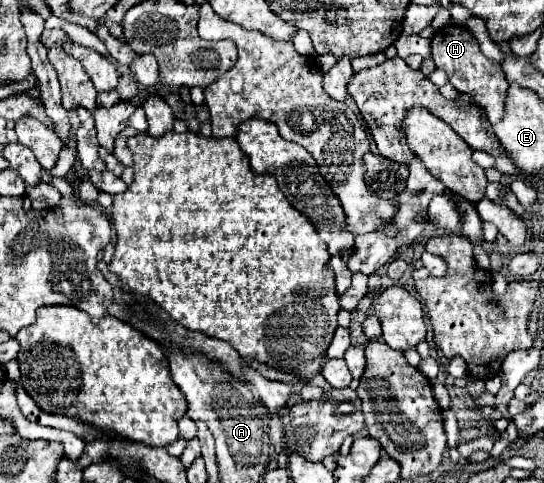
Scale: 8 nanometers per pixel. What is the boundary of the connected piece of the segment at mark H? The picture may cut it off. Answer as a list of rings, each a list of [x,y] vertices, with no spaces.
[[[449,24],[441,30],[437,30],[433,40],[431,40],[431,52],[433,52],[435,66],[439,70],[447,72],[451,86],[457,88],[459,92],[471,94],[473,100],[481,108],[485,108],[491,124],[497,124],[501,120],[501,116],[505,116],[503,108],[505,108],[505,94],[507,94],[507,88],[509,88],[505,74],[499,66],[495,66],[489,58],[483,56],[483,52],[479,50],[477,38],[467,28],[457,26],[457,24]]]

